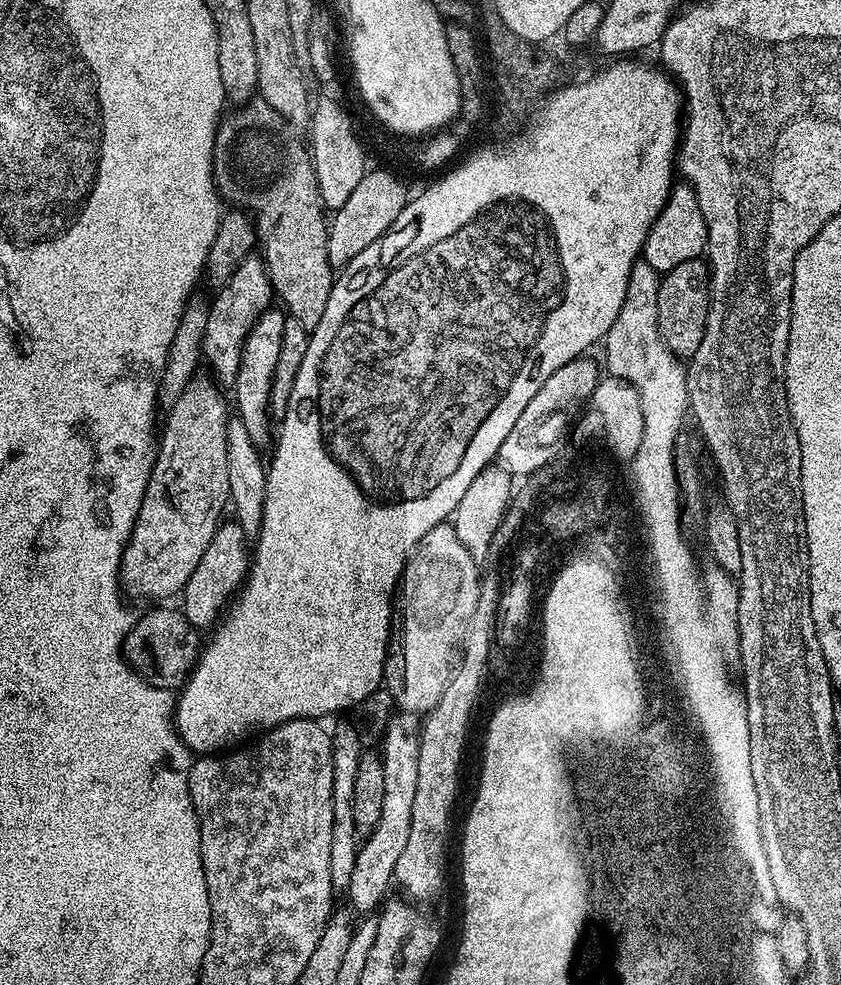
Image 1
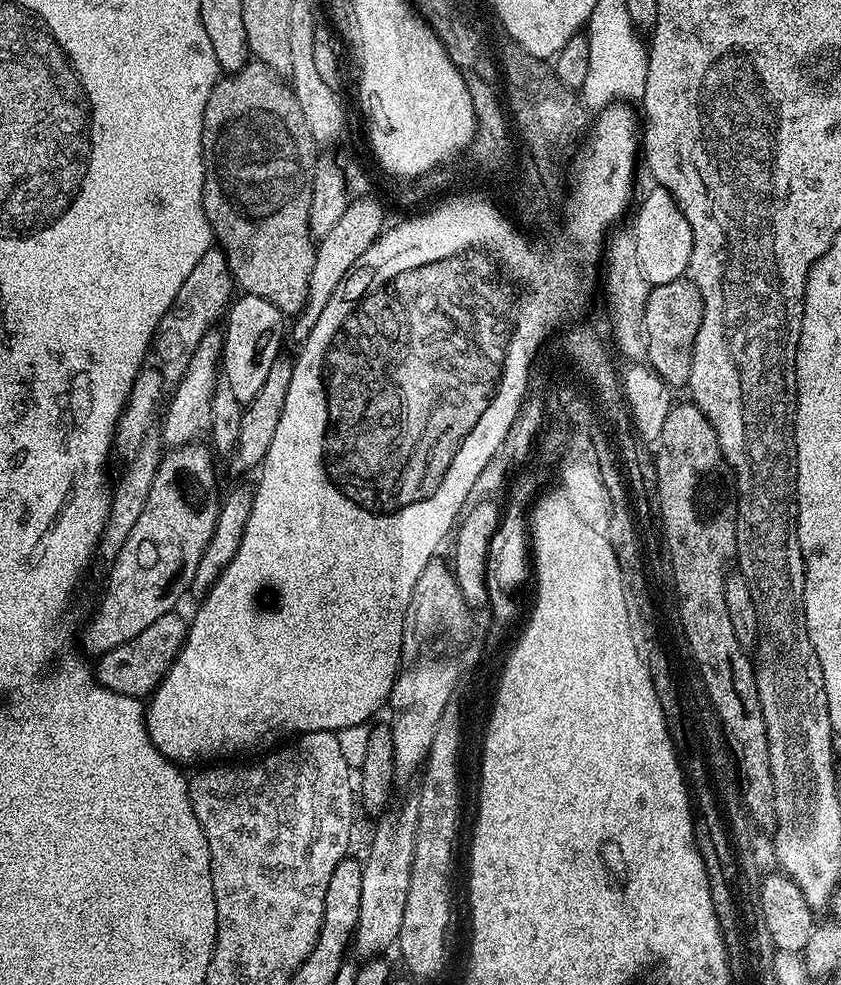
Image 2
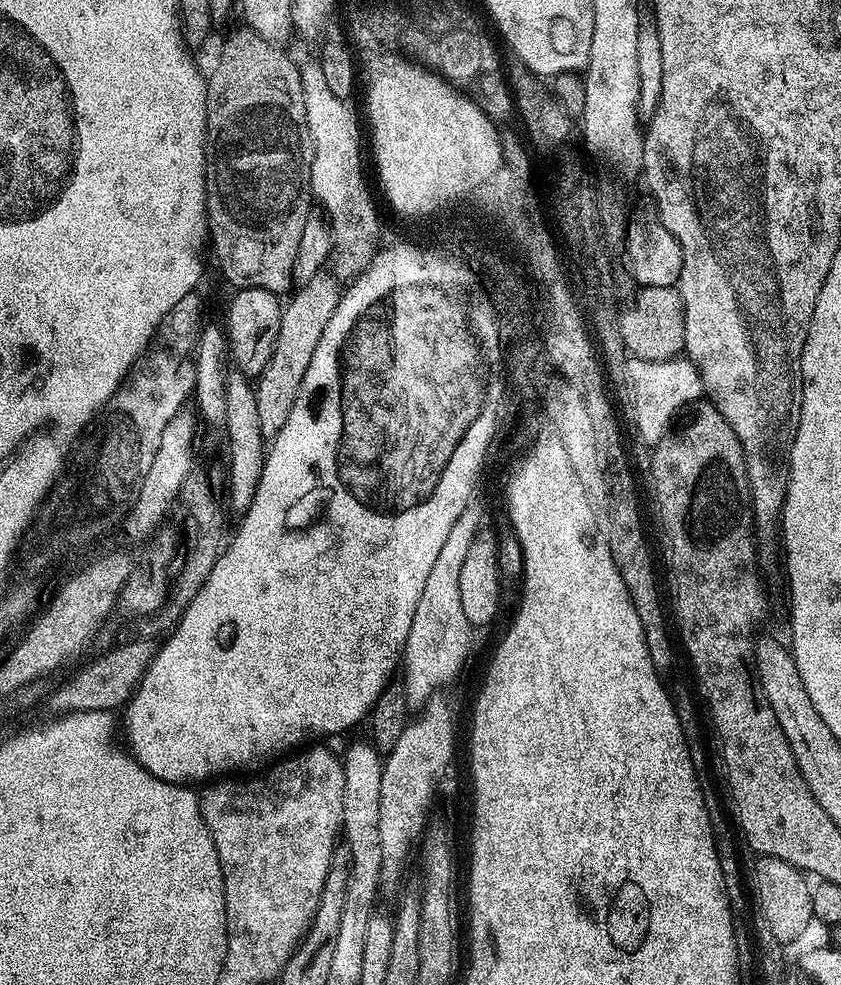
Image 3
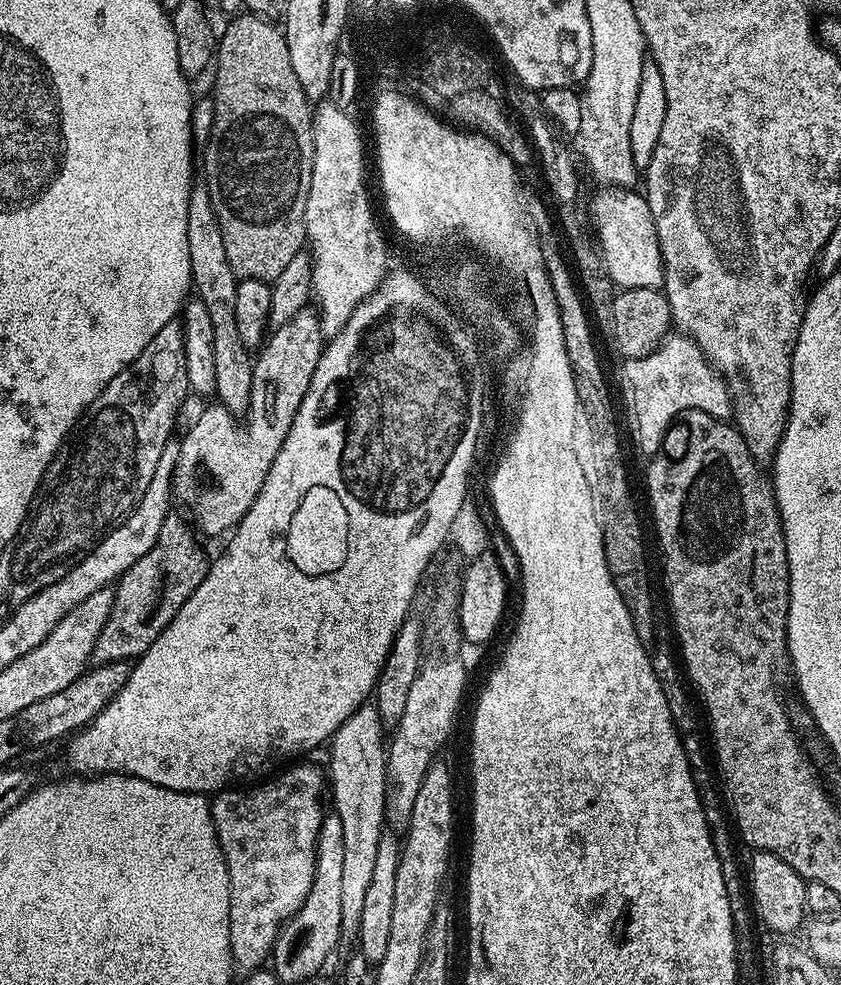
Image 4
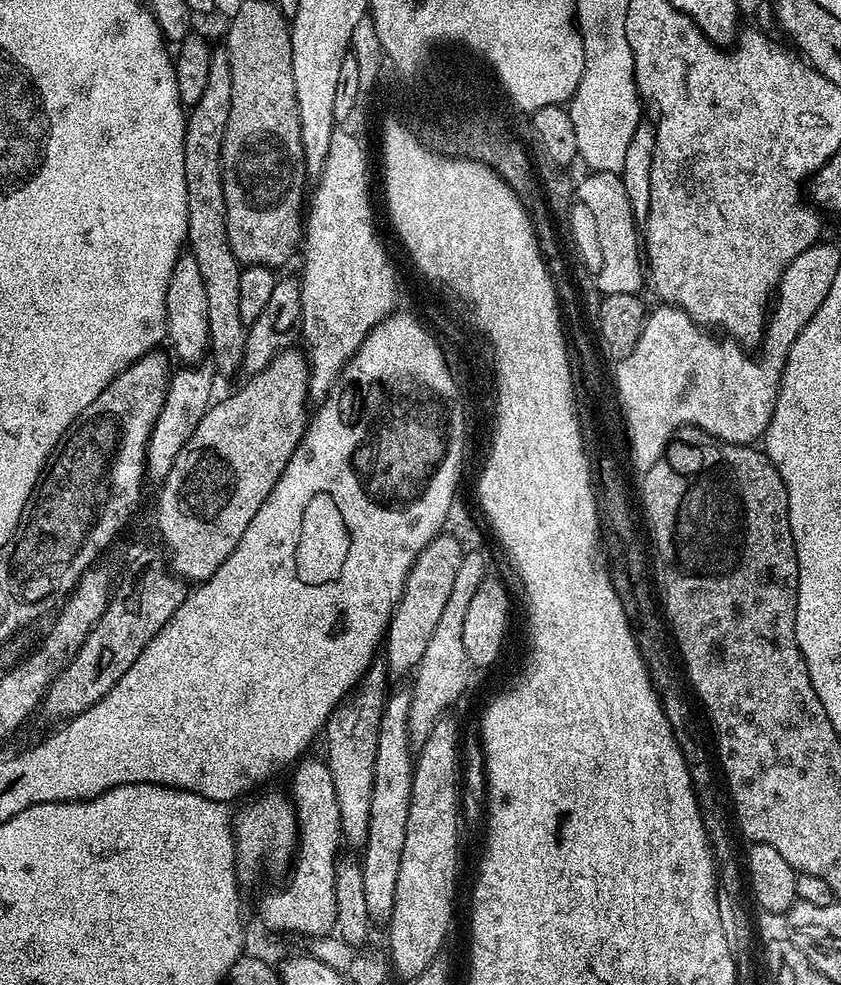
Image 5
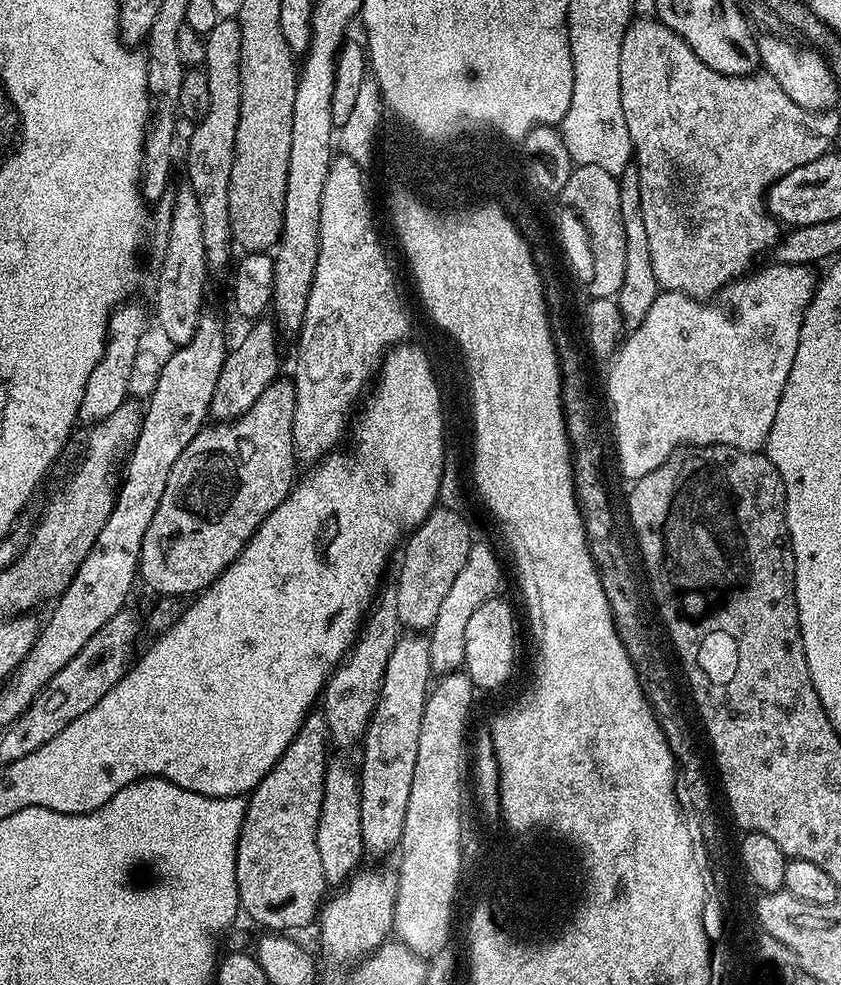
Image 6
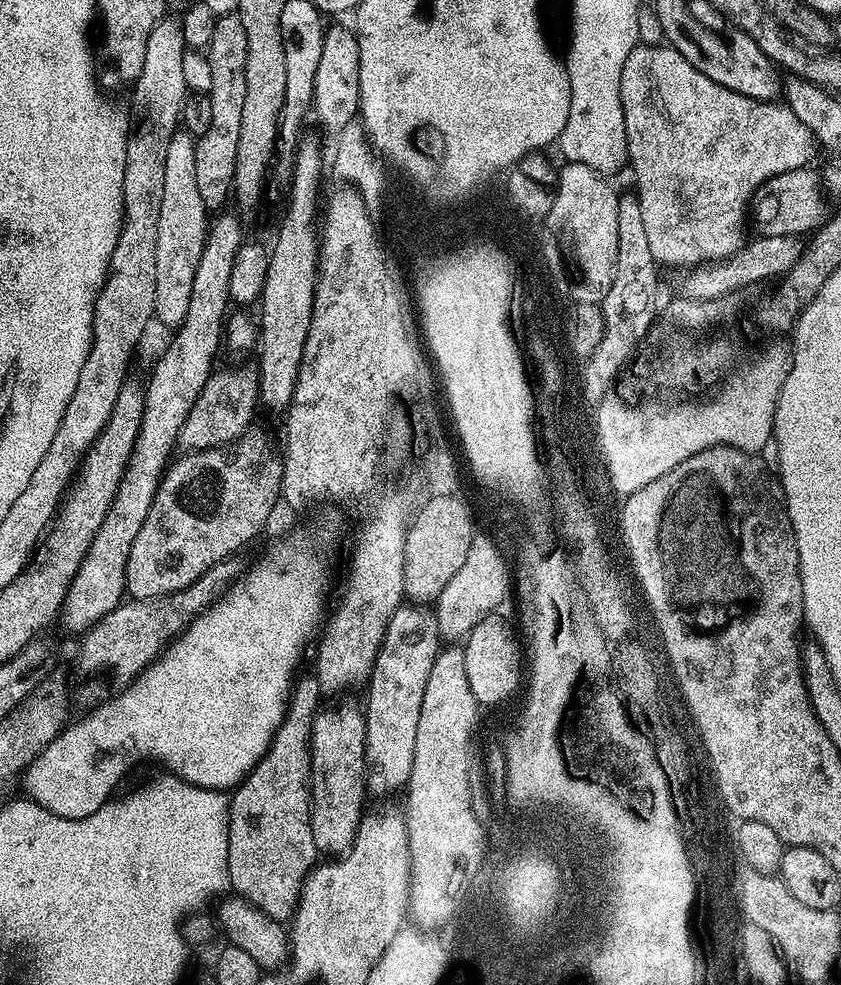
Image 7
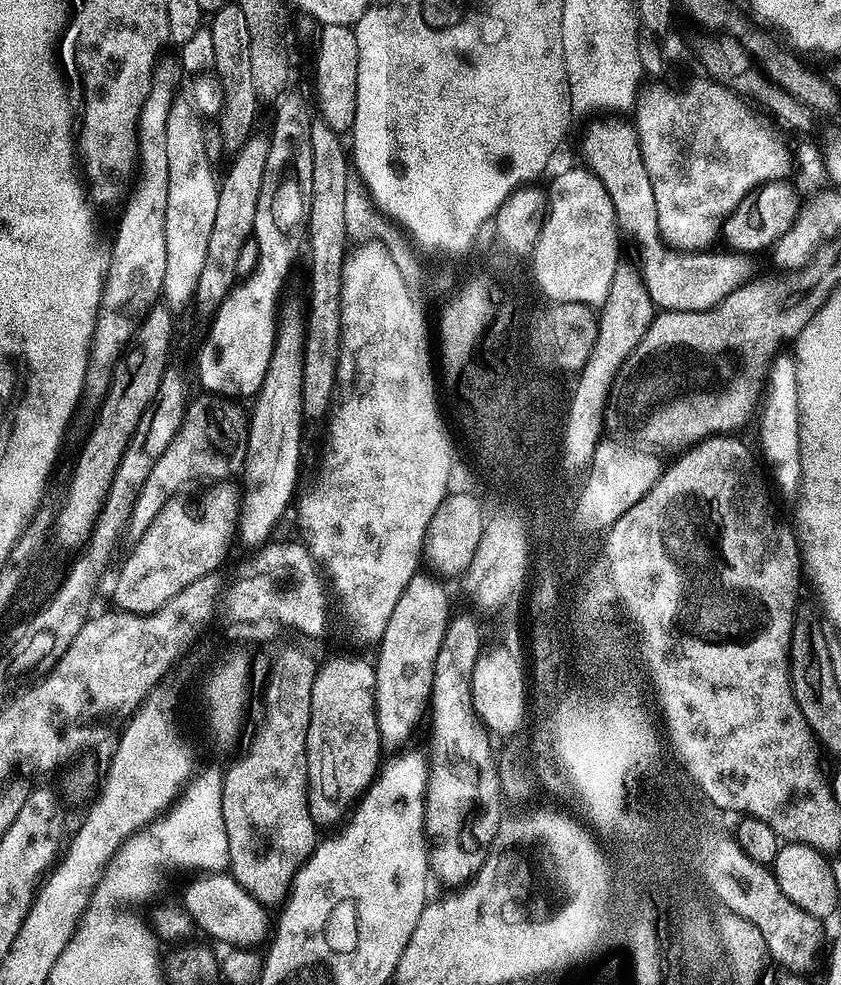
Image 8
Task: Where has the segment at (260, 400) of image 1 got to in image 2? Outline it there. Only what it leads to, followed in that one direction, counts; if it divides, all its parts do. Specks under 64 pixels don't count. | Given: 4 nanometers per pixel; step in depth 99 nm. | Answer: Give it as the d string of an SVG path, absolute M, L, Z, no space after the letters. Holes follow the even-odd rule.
M240 294L231 301L226 312L228 329L223 329L224 355L222 357L222 380L230 386L234 398L245 406L251 402L258 390L266 383L270 374L270 366L282 354L280 343L286 336L286 317L274 306L274 302L266 302L266 298Z

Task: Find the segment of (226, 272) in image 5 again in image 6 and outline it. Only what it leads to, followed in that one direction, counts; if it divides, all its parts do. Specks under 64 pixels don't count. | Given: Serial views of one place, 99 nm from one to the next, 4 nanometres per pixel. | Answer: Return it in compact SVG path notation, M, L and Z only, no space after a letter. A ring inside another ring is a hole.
M221 18L214 30L203 37L205 60L202 65L210 82L210 106L195 125L188 140L188 180L198 200L198 214L202 224L201 238L209 269L220 272L233 259L232 227L230 226L230 166L234 160L234 134L238 132L240 102L240 22L236 18Z

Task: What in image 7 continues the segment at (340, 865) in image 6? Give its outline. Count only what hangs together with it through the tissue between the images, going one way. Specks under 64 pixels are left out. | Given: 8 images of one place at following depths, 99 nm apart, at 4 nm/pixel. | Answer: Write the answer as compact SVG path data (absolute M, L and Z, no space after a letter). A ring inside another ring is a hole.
M350 702L323 707L312 724L311 833L315 848L326 856L341 856L353 844L364 815L367 791L364 712Z

